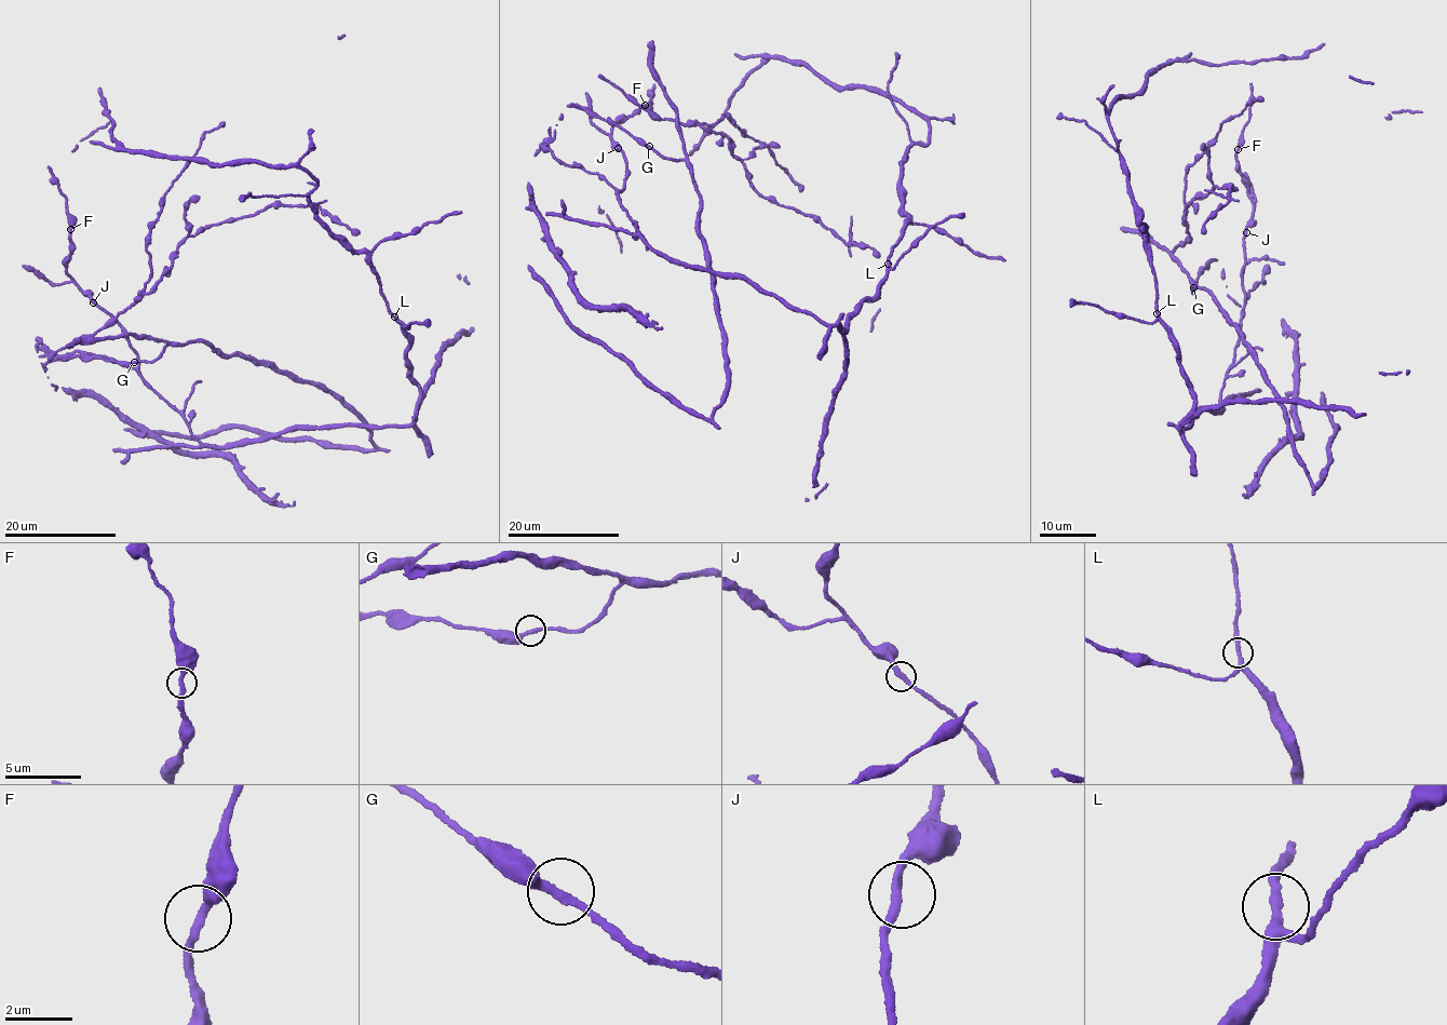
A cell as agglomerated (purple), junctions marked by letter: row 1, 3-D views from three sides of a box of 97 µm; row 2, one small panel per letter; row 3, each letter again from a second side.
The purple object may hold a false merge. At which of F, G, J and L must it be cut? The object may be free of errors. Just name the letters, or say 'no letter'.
no letter

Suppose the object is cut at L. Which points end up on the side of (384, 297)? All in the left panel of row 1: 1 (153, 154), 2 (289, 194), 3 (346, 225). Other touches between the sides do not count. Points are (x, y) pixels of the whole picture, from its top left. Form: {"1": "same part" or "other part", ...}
{"1": "same part", "2": "same part", "3": "other part"}

